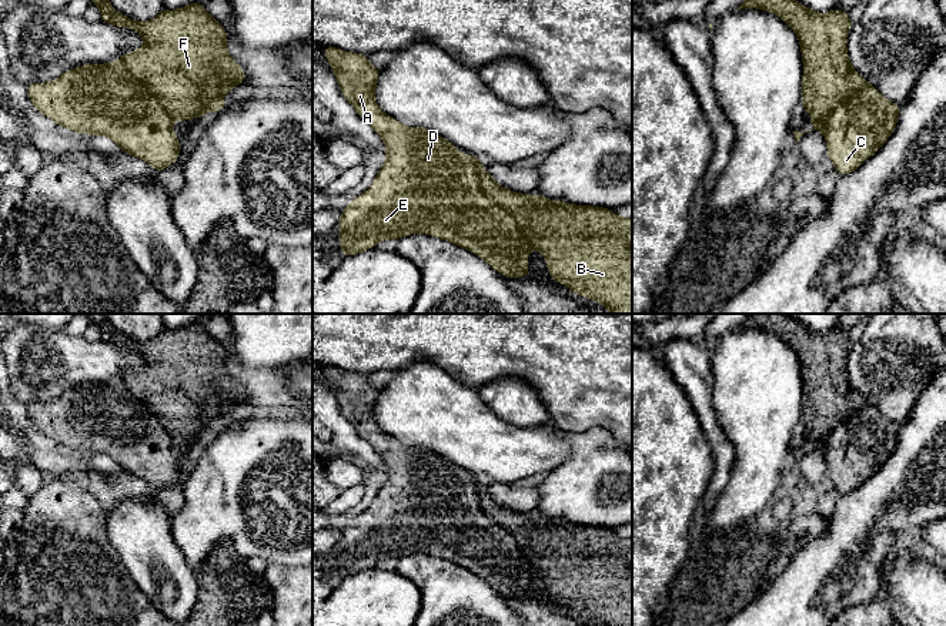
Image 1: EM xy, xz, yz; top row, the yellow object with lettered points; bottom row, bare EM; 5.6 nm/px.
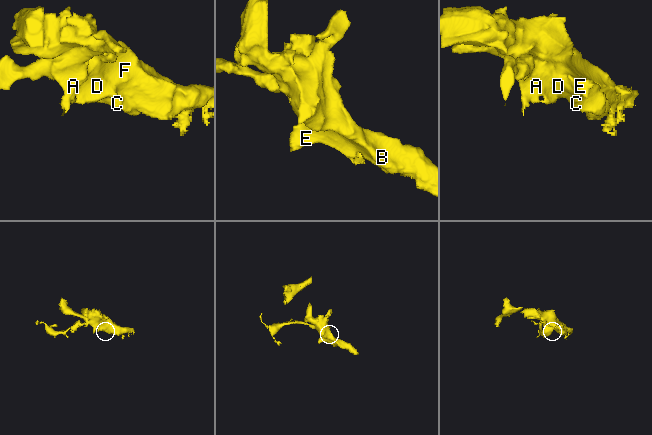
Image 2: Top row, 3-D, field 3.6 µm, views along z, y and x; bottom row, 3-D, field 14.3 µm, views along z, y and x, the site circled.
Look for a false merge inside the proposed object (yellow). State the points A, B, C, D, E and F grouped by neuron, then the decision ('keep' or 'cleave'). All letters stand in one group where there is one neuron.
A C D E / B F; cleave

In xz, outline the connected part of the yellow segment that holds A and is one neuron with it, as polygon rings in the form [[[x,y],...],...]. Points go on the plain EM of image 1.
[[[335,366],[322,369],[342,415],[387,465],[387,482],[371,506],[341,530],[338,546],[342,576],[371,569],[382,559],[424,552],[469,569],[504,596],[531,596],[531,565],[508,530],[484,513],[479,499],[482,481],[475,475],[458,472],[457,465],[428,448],[405,446],[385,433],[374,419],[381,389],[374,388],[367,375]]]

